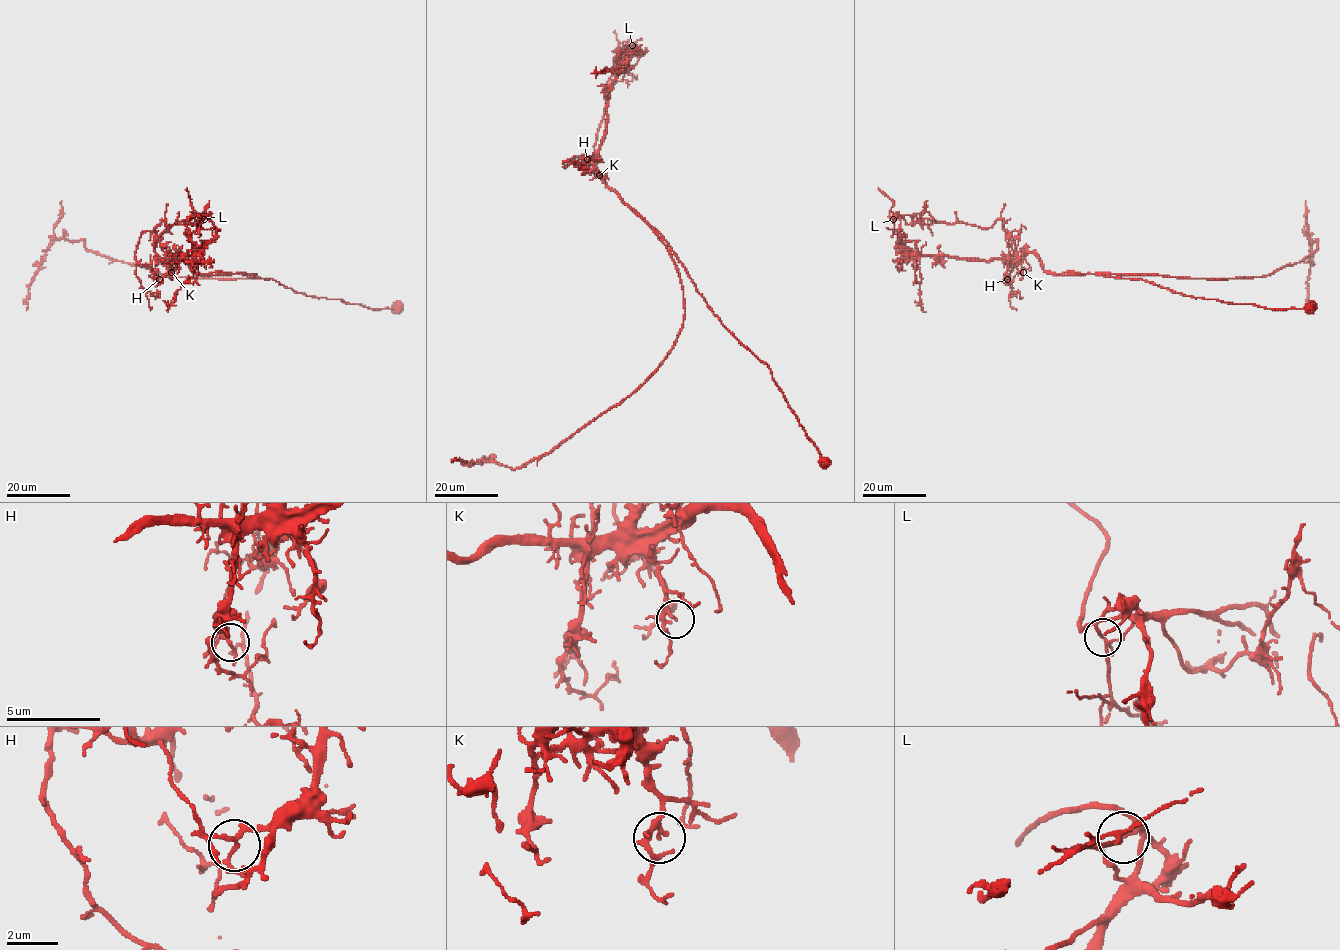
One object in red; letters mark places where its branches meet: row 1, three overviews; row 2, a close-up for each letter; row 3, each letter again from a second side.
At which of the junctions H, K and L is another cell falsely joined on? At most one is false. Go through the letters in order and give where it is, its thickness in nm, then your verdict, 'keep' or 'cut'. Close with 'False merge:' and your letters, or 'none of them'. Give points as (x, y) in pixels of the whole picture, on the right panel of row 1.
H: (1007, 279) | 160 nm | keep
K: (1023, 272) | 150 nm | keep
L: (893, 219) | 120 nm | cut
False merge: L

